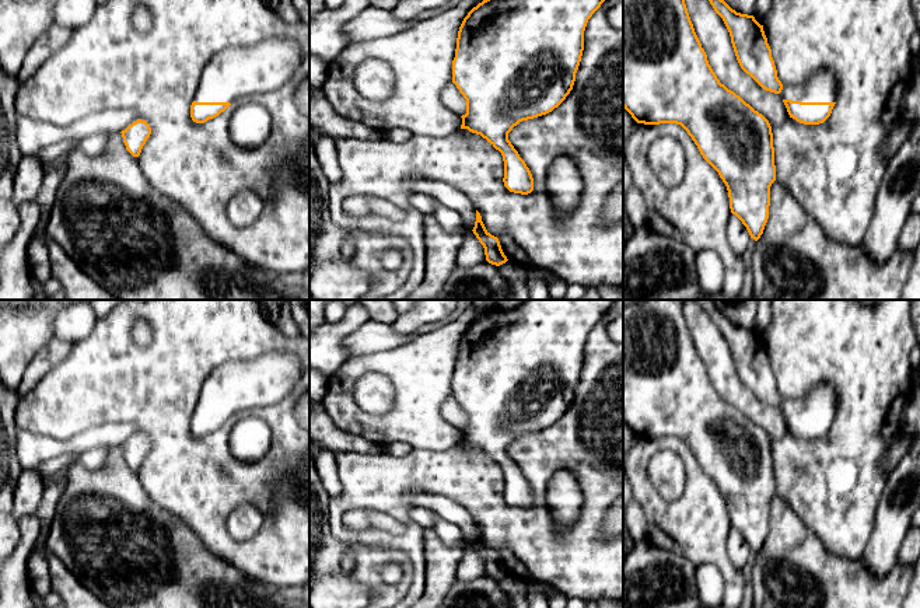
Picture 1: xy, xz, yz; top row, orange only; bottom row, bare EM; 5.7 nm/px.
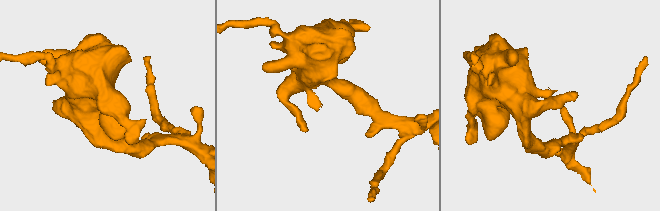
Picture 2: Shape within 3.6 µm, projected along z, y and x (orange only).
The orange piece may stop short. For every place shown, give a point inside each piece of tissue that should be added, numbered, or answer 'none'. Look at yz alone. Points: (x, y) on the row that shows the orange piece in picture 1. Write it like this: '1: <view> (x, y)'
1: yz (822, 86)

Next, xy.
1: xy (234, 74)

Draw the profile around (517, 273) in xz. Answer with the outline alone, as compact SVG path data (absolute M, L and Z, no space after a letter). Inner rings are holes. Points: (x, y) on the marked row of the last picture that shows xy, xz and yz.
M507 261L499 266L500 273L510 280L511 293L508 300L531 300L527 280L531 270L514 261Z

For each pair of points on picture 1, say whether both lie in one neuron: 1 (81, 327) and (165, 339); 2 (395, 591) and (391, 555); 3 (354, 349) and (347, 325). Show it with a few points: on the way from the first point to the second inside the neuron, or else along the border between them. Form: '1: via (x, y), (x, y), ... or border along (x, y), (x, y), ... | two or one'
1: border along (98, 318), (93, 331), (73, 345) | two
2: via (405, 582), (406, 566), (401, 561) | one
3: border along (370, 320), (346, 338), (346, 359) | two

